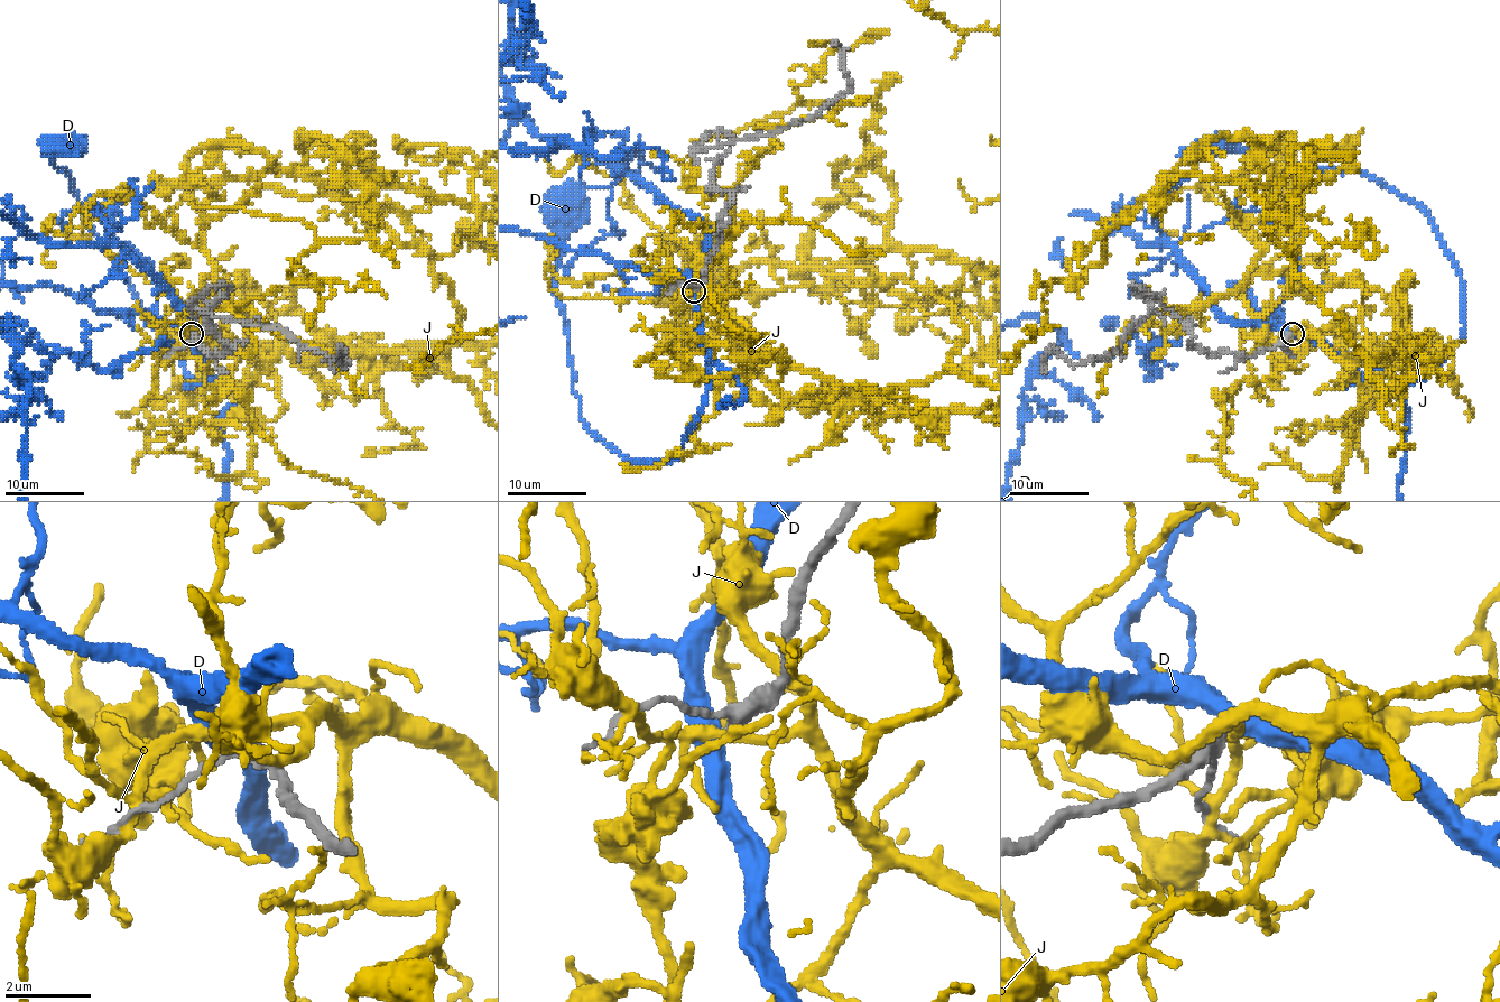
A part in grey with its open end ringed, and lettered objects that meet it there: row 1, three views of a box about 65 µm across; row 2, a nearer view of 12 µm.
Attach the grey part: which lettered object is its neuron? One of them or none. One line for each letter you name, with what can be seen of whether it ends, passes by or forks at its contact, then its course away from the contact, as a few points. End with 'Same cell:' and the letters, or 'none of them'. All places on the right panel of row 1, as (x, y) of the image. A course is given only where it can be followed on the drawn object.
Same cell: none of them

